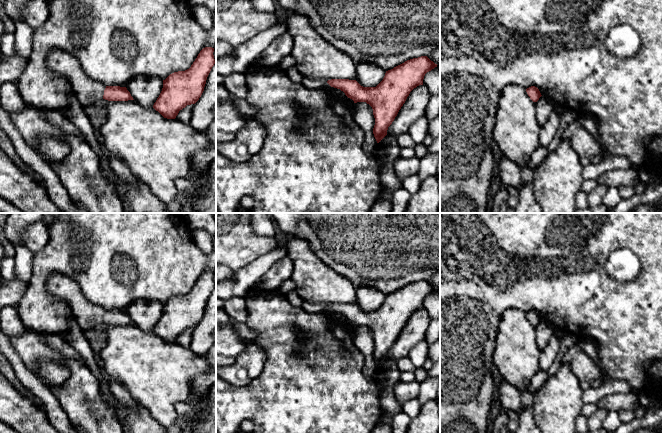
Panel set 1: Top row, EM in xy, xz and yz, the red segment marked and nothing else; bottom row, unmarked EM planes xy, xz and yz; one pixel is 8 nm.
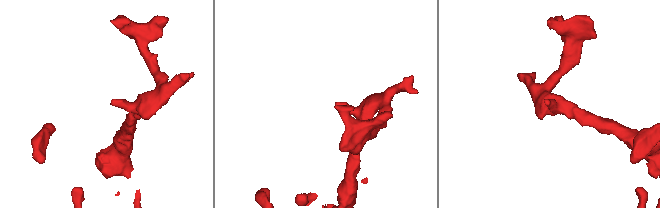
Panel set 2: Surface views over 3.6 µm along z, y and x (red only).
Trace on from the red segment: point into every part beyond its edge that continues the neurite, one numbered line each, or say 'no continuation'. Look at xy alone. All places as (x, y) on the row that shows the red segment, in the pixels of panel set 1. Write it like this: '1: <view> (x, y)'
1: xy (87, 91)

